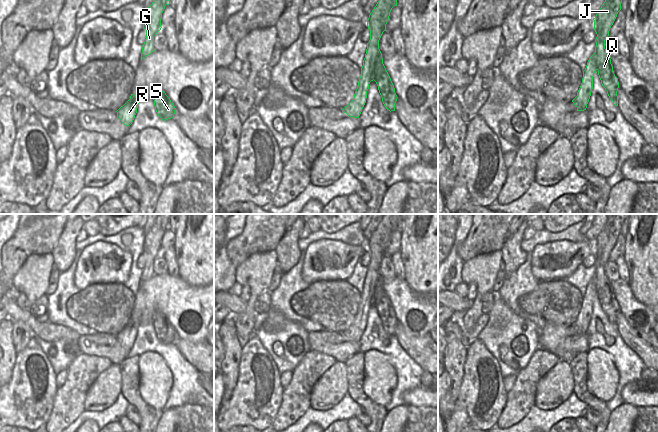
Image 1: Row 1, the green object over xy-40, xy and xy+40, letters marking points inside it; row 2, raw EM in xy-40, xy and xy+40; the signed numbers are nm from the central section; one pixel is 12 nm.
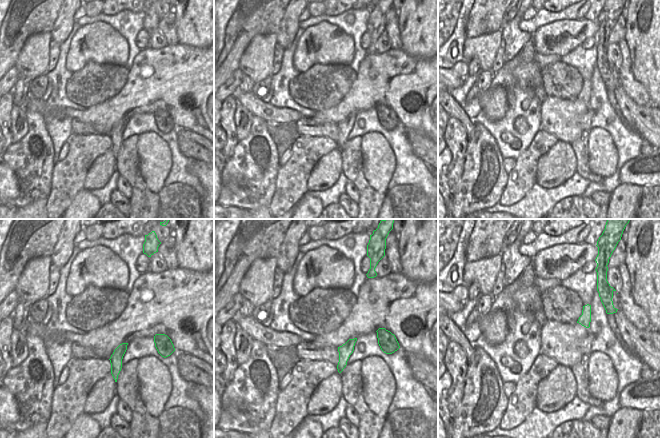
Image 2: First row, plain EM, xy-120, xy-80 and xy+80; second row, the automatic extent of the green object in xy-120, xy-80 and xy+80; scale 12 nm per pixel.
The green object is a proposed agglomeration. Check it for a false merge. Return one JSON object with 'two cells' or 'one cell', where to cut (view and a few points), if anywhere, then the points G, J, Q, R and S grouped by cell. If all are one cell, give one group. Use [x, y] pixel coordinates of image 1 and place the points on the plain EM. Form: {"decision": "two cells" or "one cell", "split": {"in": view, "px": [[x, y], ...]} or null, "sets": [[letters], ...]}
{"decision": "two cells", "split": {"in": "xy", "px": [[366, 276], [369, 276], [376, 282], [374, 303]]}, "sets": [["G", "J", "Q", "S"], ["R"]]}

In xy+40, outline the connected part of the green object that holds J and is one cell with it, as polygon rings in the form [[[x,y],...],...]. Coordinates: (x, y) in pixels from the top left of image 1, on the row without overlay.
[[[607,214],[607,222],[593,242],[594,254],[597,258],[594,279],[597,280],[598,299],[602,310],[607,315],[609,322],[615,330],[618,330],[617,315],[619,306],[613,296],[613,290],[611,288],[612,282],[606,276],[605,264],[609,260],[610,252],[618,236],[621,234],[622,224],[629,215],[630,214]]]

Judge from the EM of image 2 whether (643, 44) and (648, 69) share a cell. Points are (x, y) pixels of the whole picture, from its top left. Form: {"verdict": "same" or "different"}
{"verdict": "same"}

